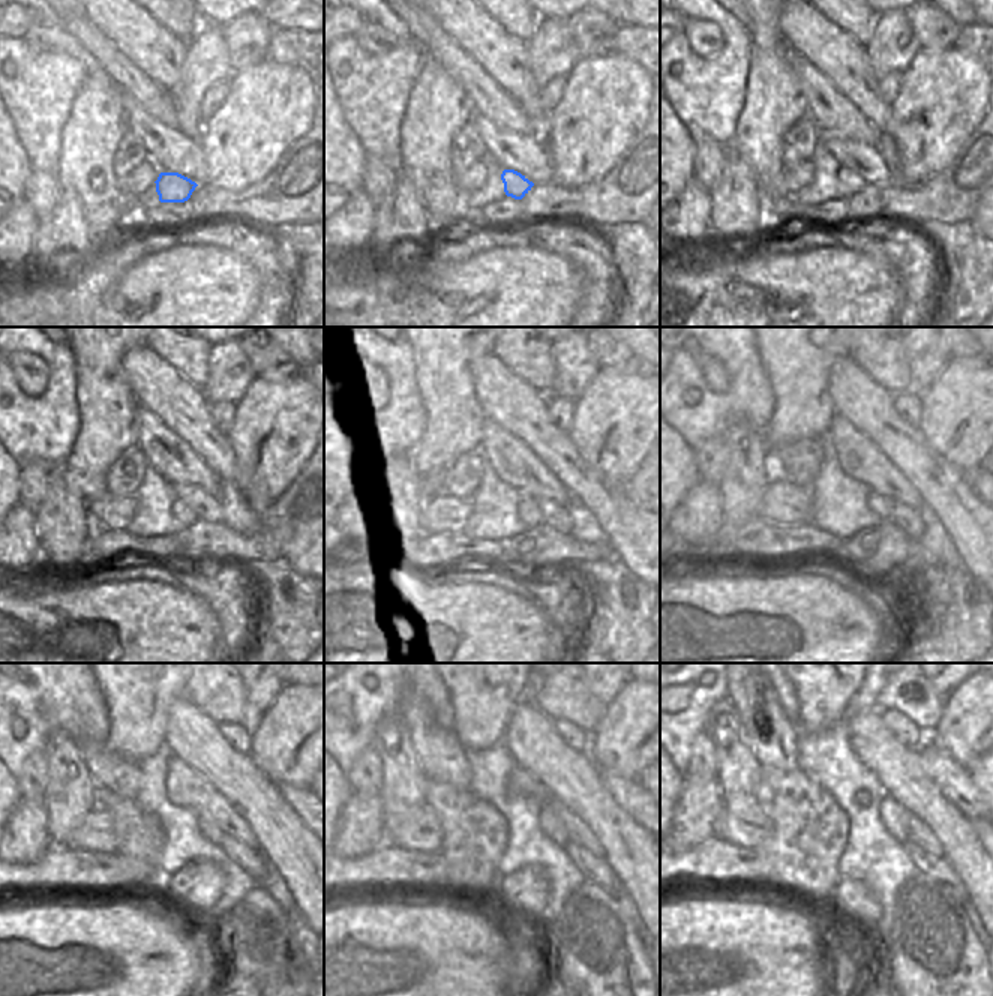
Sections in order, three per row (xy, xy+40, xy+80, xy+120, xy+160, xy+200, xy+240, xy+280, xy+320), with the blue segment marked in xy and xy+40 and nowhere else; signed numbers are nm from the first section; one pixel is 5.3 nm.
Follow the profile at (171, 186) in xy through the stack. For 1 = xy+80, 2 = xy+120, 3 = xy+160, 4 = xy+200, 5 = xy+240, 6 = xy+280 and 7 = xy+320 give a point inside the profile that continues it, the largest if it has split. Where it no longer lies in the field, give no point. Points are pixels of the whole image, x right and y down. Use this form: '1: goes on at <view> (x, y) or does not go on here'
1: goes on at xy+80 (852, 182)
2: goes on at xy+120 (180, 512)
3: goes on at xy+160 (528, 510)
4: goes on at xy+200 (882, 506)
5: goes on at xy+240 (209, 830)
6: goes on at xy+280 (551, 824)
7: goes on at xy+320 (896, 818)

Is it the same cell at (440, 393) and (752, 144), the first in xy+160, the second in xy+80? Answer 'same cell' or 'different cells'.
same cell

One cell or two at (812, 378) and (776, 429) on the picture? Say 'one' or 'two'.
one

